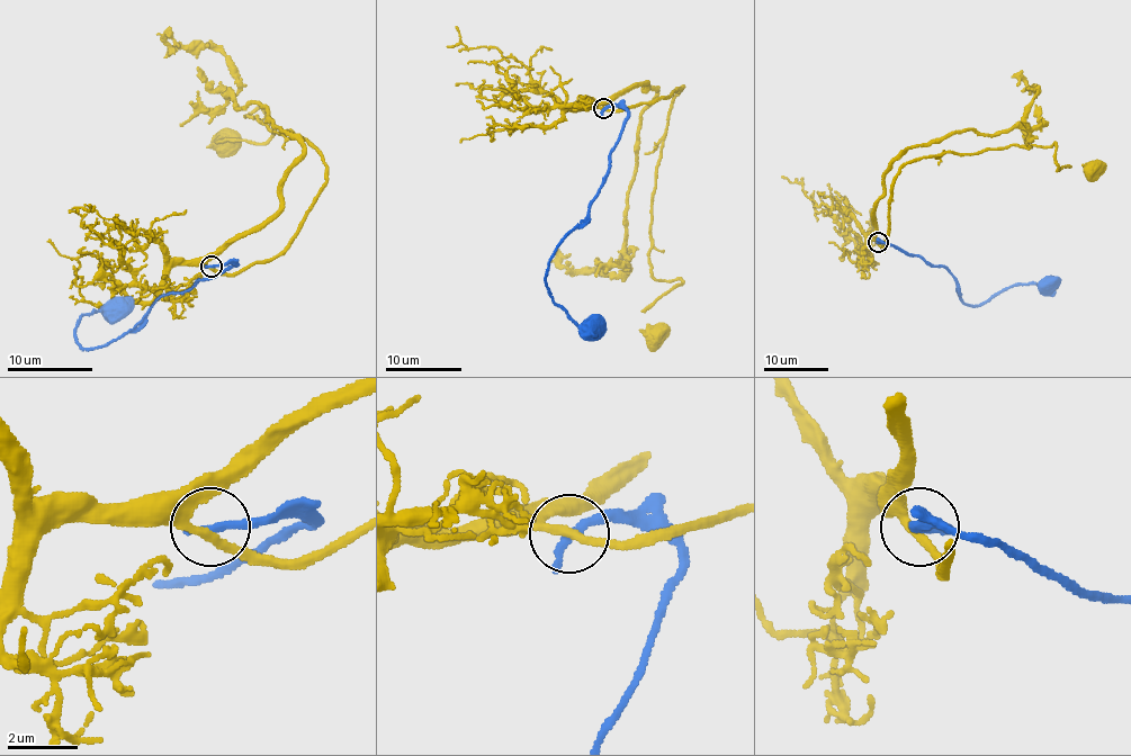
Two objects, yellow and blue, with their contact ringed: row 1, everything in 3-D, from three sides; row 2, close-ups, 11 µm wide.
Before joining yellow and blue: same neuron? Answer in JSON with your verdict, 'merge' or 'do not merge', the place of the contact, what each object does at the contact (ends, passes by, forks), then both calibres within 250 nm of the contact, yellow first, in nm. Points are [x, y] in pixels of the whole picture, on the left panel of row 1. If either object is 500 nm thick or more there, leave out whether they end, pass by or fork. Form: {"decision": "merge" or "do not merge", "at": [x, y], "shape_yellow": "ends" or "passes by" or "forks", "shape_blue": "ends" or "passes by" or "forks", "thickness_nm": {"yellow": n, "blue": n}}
{"decision": "do not merge", "at": [212, 266], "shape_yellow": "passes by", "shape_blue": "ends", "thickness_nm": {"yellow": 240, "blue": 280}}

